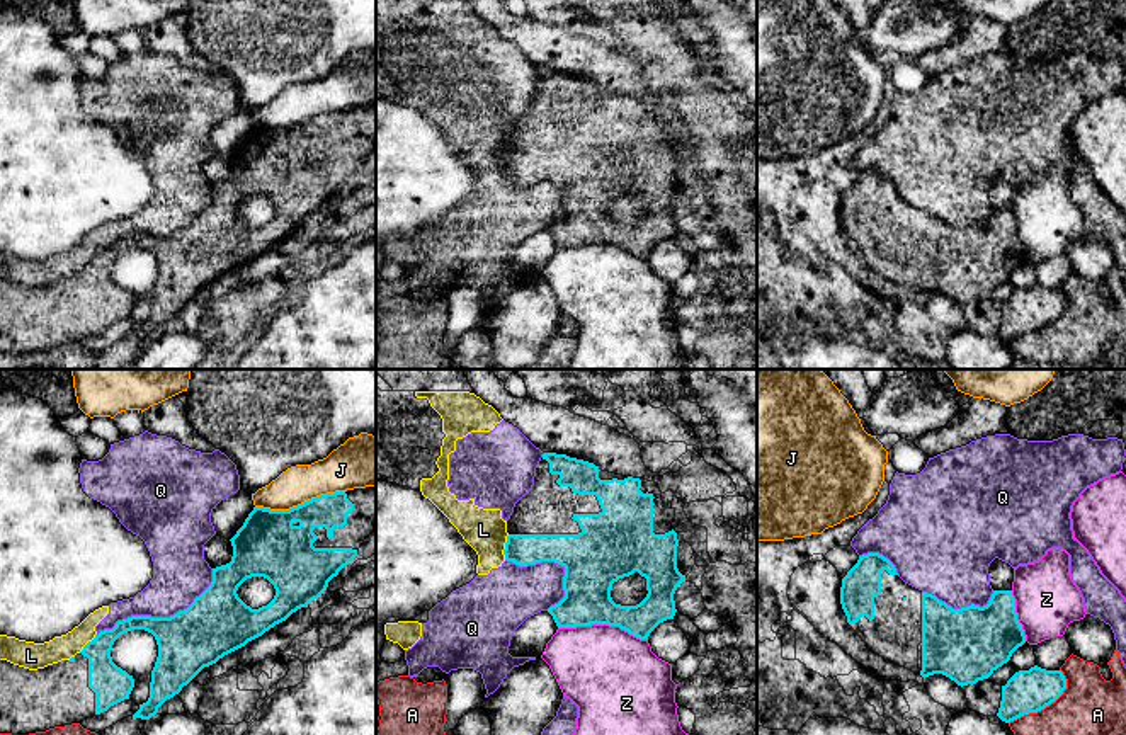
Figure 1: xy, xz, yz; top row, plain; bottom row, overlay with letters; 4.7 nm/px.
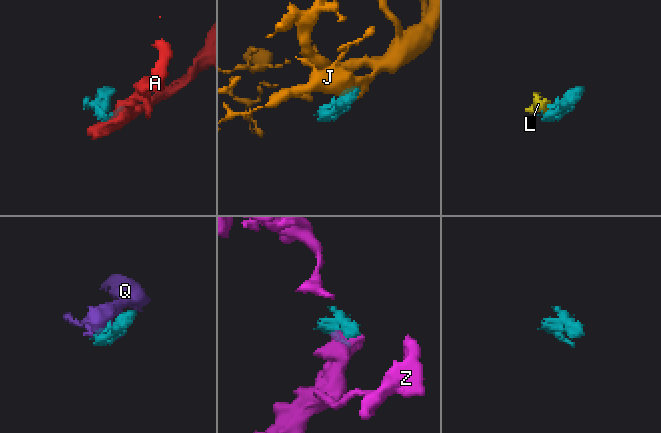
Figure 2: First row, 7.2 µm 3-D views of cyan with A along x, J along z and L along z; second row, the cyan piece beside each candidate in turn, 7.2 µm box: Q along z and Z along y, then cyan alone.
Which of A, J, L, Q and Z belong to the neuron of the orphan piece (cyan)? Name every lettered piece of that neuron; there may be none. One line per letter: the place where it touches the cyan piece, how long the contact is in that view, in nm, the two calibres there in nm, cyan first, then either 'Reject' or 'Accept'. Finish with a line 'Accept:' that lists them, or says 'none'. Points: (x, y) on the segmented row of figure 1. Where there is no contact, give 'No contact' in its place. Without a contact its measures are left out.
A: Touches cyan at yz (1046, 705). Shared border 360 nm. Thickness 200 nm (cyan) against 280 nm. Reject
J: Touches cyan at xy (301, 504). Shared border 440 nm. Thickness 300 nm (cyan) against 200 nm. Reject
L: Touches cyan at xz (506, 546). Shared border 120 nm. Thickness 150 nm (cyan) against 200 nm. Reject
Q: Touches cyan at xy (160, 618). Shared border 650 nm. Thickness 300 nm (cyan) against 260 nm. Reject
Z: Touches cyan at xz (602, 623). Shared border 420 nm. Thickness 240 nm (cyan) against 420 nm. Reject
Accept: none

